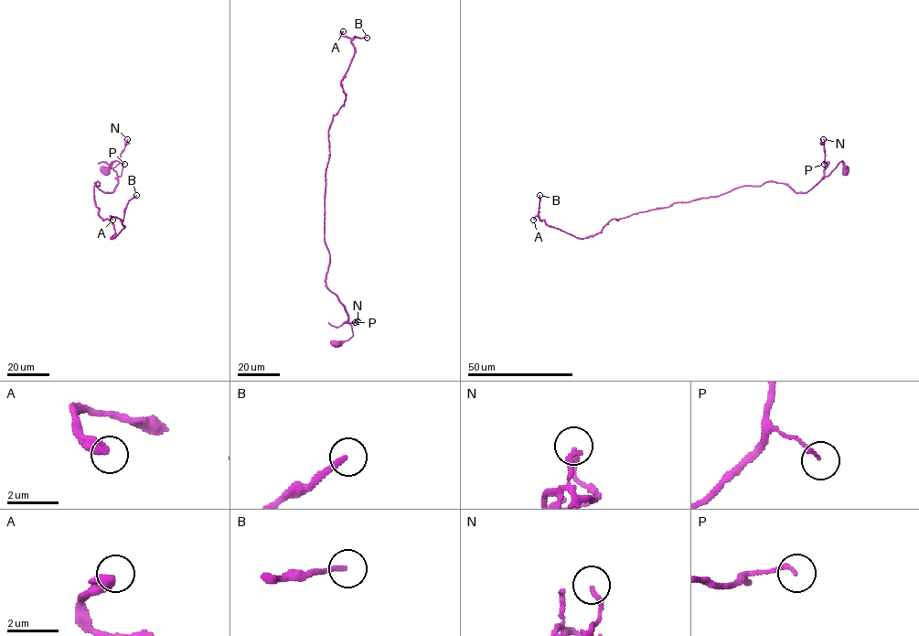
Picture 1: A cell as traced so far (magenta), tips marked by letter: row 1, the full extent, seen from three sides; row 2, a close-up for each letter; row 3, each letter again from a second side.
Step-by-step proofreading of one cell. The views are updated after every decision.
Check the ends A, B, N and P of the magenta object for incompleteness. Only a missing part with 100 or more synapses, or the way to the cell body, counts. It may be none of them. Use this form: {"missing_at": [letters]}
{"missing_at": ["A", "B"]}

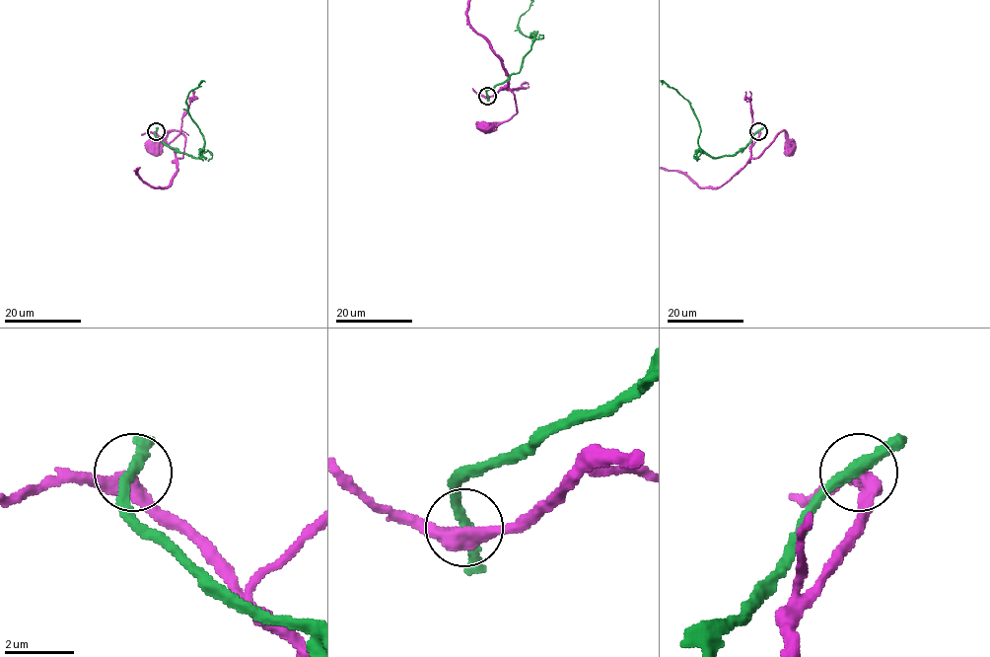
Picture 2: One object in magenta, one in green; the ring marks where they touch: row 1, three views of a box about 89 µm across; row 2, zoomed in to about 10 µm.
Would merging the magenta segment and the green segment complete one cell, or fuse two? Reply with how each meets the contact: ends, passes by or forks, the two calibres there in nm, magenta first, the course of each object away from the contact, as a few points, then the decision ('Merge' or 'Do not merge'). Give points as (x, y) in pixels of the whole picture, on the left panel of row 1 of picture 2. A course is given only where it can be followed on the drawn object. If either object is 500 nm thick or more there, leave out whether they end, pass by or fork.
At the ring magenta passes by. At the ring green passes by. Thickness 400 nm (magenta) against 320 nm. Course of magenta: (156, 131), (175, 154), (182, 157), (185, 137), (177, 130), (171, 130), (153, 149). Course of green: (156, 131), (167, 145), (199, 156), (204, 137), (188, 113), (185, 101), (187, 95), (205, 82). Do not merge

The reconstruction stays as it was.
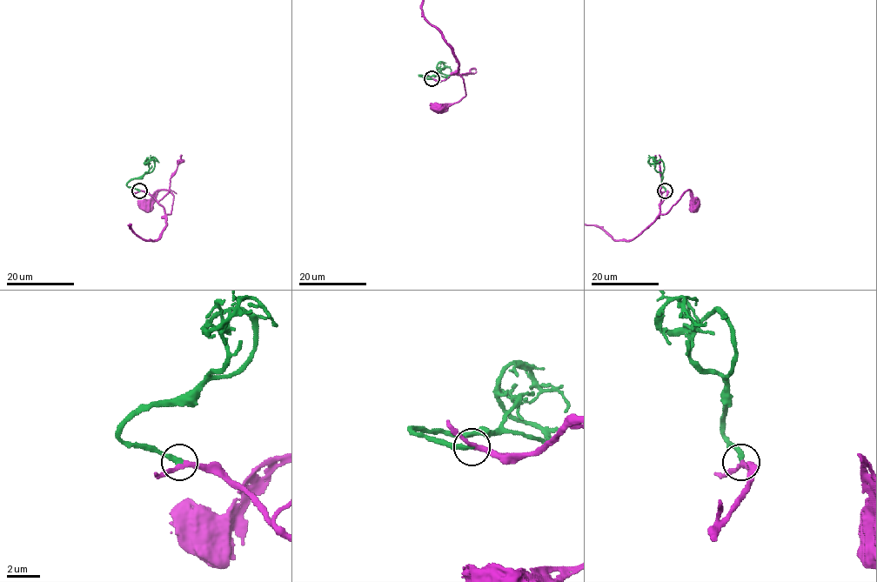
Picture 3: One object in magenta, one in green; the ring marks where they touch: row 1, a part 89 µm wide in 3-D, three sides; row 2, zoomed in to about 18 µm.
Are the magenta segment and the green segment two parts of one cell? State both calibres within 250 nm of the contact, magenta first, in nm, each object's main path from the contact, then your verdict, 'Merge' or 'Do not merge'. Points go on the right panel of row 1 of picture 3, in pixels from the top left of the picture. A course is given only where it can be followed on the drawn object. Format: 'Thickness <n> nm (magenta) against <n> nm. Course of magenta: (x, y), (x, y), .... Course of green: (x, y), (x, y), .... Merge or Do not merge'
Thickness 240 nm (magenta) against 260 nm. Course of magenta: (665, 190), (666, 197), (659, 205), (659, 212), (666, 212), (687, 190), (692, 193), (692, 204), (694, 205). Course of green: (665, 190), (662, 175), (655, 169), (655, 157), (658, 162). Merge

